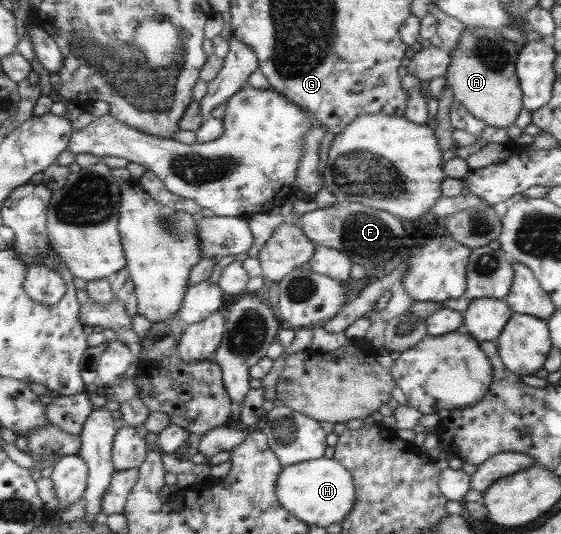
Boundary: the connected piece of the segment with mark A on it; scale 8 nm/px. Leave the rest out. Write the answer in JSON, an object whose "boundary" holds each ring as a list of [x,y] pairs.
{"boundary":[[[466,26],[458,37],[458,45],[447,51],[449,61],[444,63],[443,71],[446,73],[445,83],[450,86],[453,99],[490,127],[508,128],[514,123],[523,108],[515,73],[518,47],[502,39],[496,29]]]}

